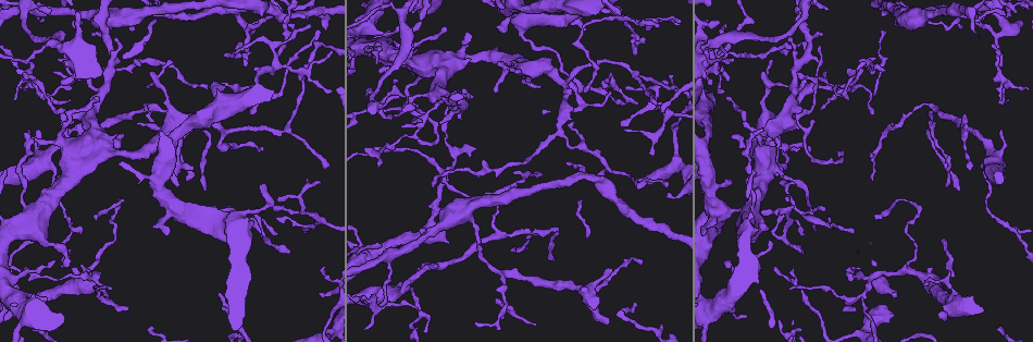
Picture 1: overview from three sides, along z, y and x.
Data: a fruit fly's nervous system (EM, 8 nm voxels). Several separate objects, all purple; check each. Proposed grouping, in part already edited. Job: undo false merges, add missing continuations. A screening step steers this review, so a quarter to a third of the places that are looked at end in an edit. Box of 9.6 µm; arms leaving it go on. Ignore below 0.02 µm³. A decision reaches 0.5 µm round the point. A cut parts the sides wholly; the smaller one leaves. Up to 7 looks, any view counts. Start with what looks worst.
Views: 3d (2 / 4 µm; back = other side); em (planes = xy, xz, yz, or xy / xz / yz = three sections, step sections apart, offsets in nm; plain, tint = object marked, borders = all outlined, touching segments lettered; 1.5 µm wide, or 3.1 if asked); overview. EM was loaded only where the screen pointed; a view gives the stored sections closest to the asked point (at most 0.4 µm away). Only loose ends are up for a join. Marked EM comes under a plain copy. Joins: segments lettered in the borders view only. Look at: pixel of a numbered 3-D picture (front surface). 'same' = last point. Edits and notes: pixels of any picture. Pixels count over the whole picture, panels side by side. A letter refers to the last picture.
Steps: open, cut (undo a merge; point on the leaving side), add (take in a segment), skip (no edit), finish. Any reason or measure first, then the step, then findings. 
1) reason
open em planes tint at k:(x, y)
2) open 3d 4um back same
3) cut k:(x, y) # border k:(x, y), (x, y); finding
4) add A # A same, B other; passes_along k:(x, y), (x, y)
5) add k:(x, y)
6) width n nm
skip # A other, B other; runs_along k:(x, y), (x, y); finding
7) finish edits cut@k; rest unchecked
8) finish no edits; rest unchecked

thick turns thin
open em xz step 4 tint at 1:(762, 125)

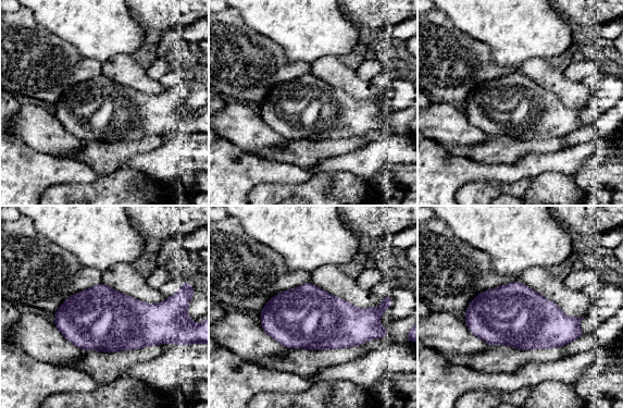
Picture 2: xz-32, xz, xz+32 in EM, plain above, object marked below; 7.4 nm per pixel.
open em xy step 4 borders same

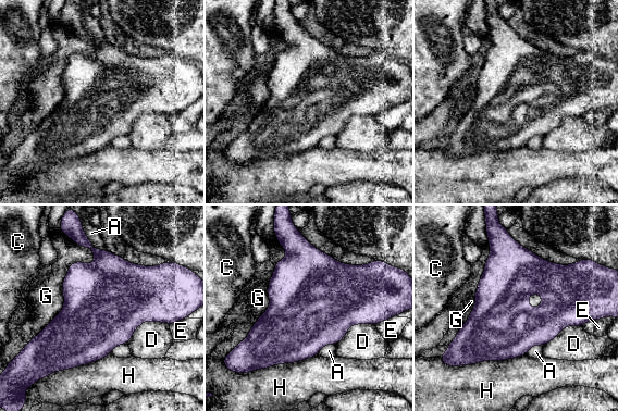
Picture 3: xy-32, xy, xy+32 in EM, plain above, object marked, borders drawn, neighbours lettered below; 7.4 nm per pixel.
width 480 nm
skip # A other, C other, D other, E other, G other, H other; border 3:(90, 248), (38, 334); all the same neuron

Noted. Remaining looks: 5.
tapers out
open em planes borders at 1:(1003, 14)

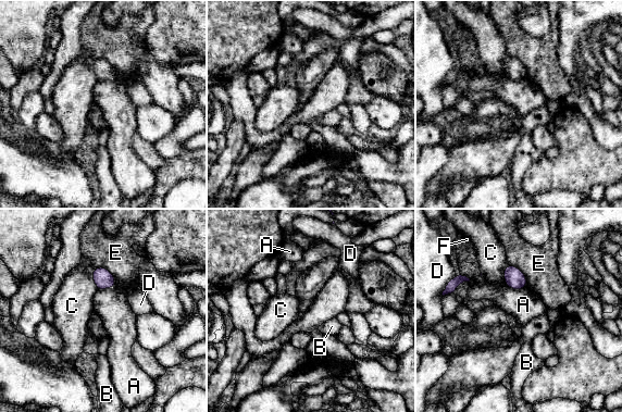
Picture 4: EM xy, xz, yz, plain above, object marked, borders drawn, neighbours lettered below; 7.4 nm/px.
skip # A other, B other, C other, D other, E other, F other; border 4:(508, 286), (525, 288); none of them fits

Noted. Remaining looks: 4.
a narrow waist
open em planes borders at 1:(714, 68)

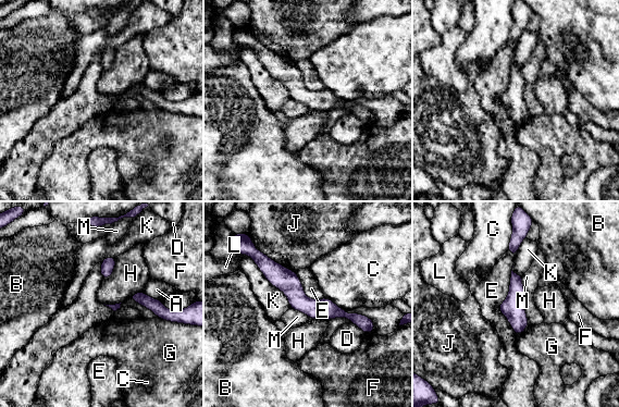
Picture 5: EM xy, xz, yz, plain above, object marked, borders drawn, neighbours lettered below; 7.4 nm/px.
width 20 nm
skip # A other, B other, C other, D other, E other, F other, G other, H other, J other, K other, L other, M other; runs_along 5:(259, 258), (309, 307), (369, 323); one neuron here

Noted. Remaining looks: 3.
finish no edits; rest unchecked

